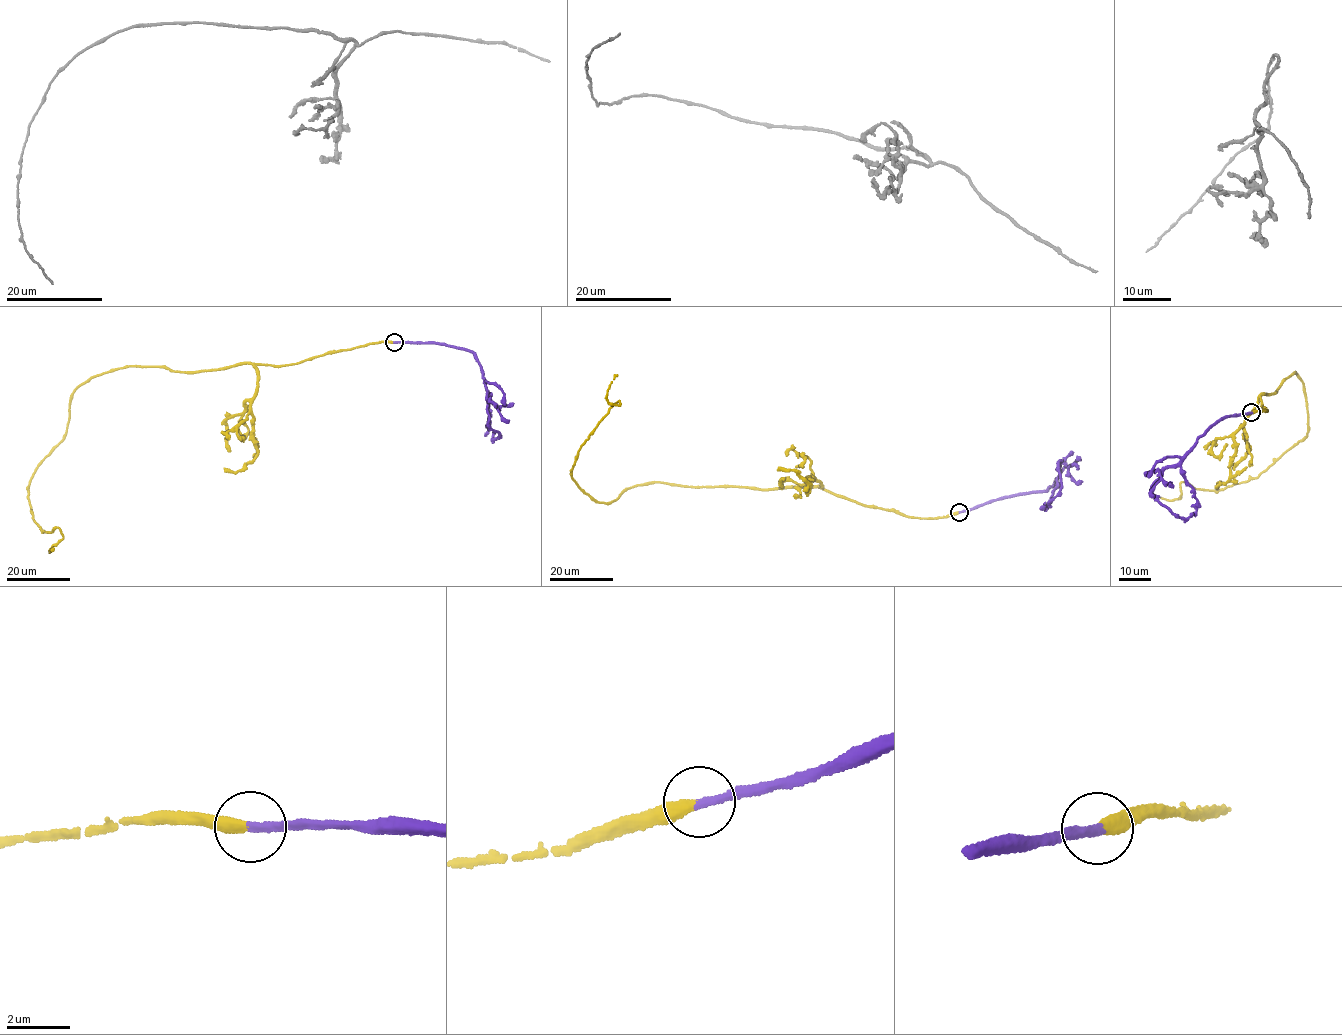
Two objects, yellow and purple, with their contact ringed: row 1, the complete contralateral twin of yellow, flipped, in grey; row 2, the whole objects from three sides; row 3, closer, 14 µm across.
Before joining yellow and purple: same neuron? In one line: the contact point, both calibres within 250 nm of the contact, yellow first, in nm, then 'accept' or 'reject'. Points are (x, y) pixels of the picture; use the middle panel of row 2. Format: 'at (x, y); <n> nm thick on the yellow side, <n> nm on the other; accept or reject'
at (959, 512); 360 nm thick on the yellow side, 280 nm on the other; accept

